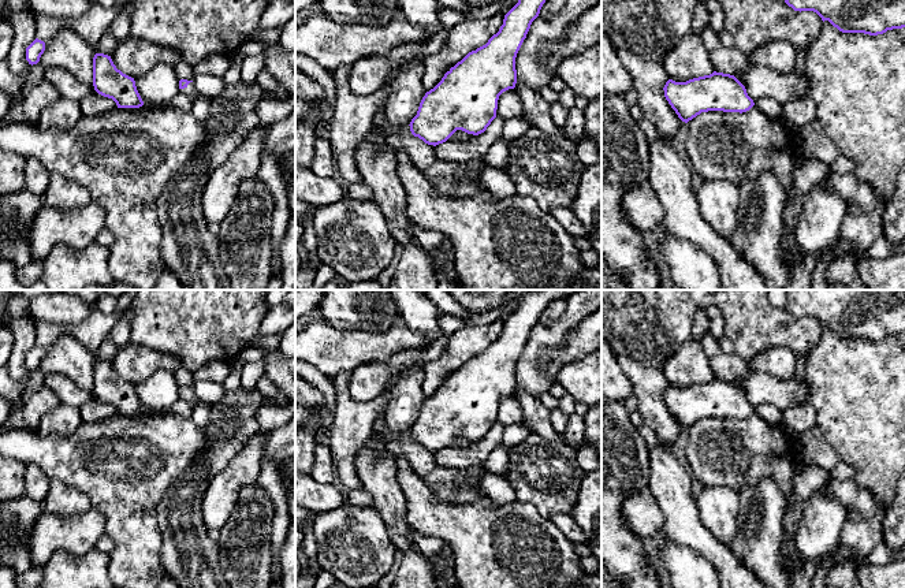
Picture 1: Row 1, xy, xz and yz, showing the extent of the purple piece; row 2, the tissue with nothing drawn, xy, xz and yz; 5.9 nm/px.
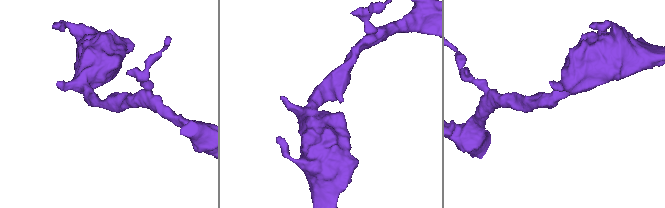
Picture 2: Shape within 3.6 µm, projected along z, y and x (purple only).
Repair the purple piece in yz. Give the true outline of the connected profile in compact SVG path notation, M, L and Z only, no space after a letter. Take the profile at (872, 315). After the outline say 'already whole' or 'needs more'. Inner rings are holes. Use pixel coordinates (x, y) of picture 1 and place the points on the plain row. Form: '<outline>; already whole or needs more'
M786 290L785 309L794 317L813 317L842 339L883 340L905 334L905 290Z; already whole

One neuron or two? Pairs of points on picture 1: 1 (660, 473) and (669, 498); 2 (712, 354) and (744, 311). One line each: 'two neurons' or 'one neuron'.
1: one neuron
2: two neurons

